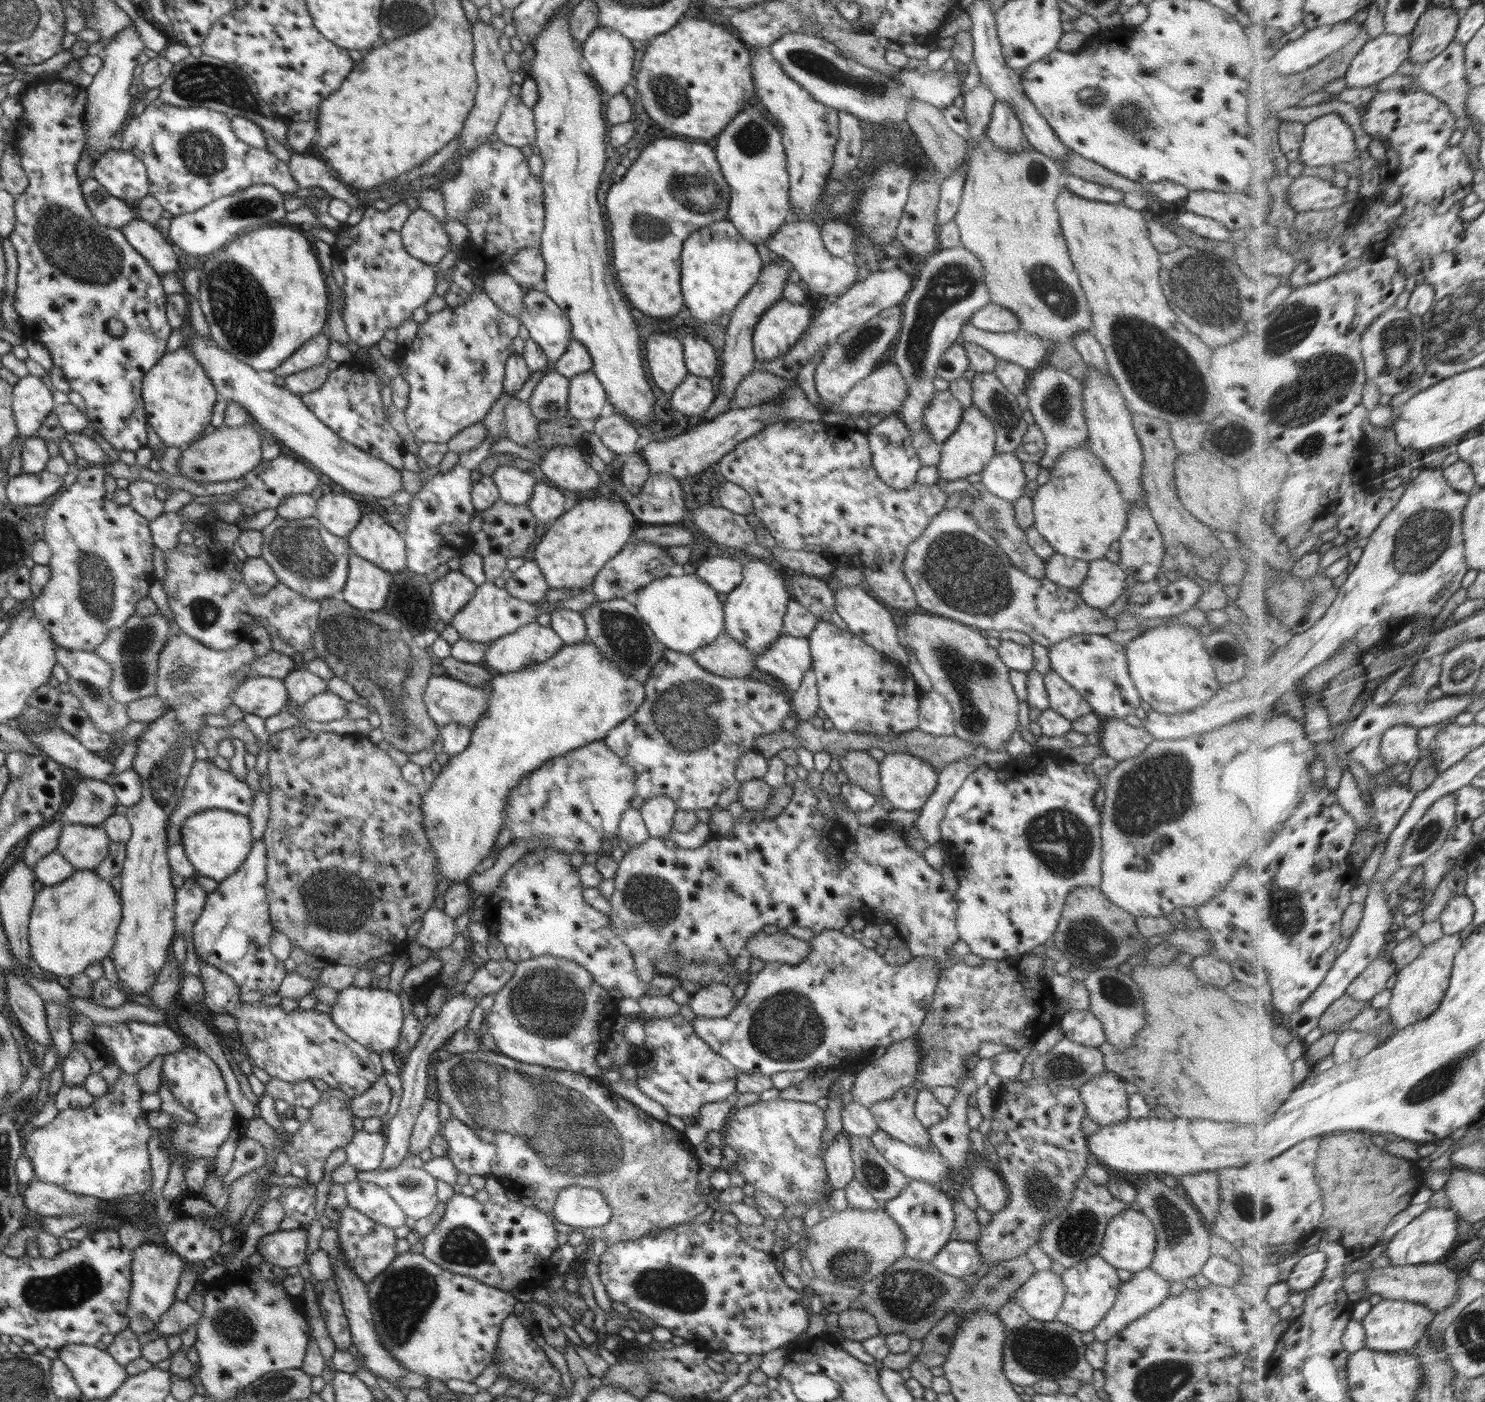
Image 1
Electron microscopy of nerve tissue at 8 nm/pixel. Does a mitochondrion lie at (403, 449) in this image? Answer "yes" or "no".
no

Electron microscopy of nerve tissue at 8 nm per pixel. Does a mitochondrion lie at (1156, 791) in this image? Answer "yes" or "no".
yes

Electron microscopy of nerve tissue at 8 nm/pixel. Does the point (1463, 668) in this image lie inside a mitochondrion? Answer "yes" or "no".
yes

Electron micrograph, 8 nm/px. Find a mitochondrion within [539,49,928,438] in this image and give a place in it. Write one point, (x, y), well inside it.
(669, 93)

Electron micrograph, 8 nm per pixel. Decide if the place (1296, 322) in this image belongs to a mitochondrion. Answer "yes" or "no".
yes

